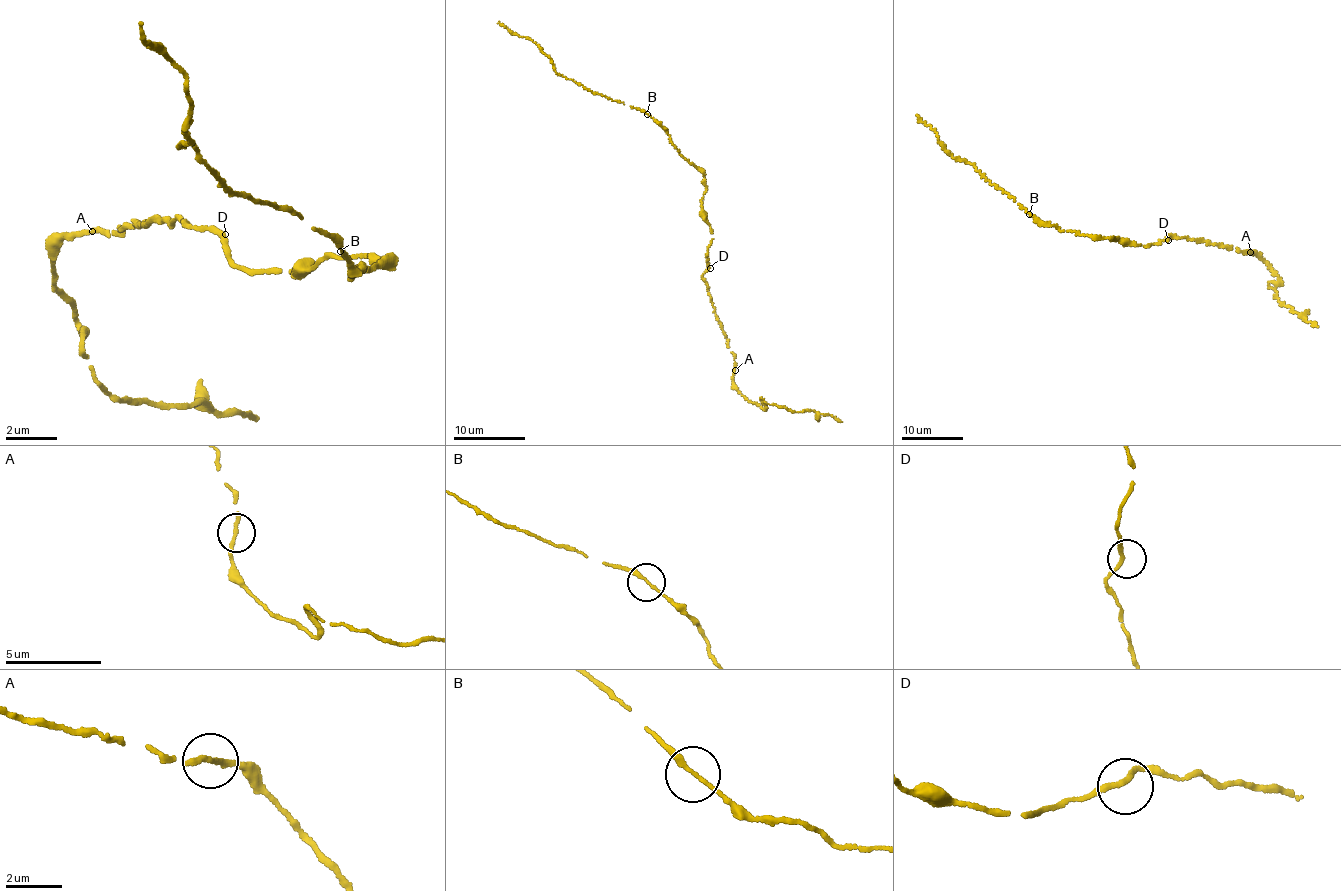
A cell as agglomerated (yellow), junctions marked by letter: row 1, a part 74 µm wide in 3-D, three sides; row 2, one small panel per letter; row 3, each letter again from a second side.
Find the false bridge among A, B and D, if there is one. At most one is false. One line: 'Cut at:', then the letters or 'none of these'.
Cut at: none of these

